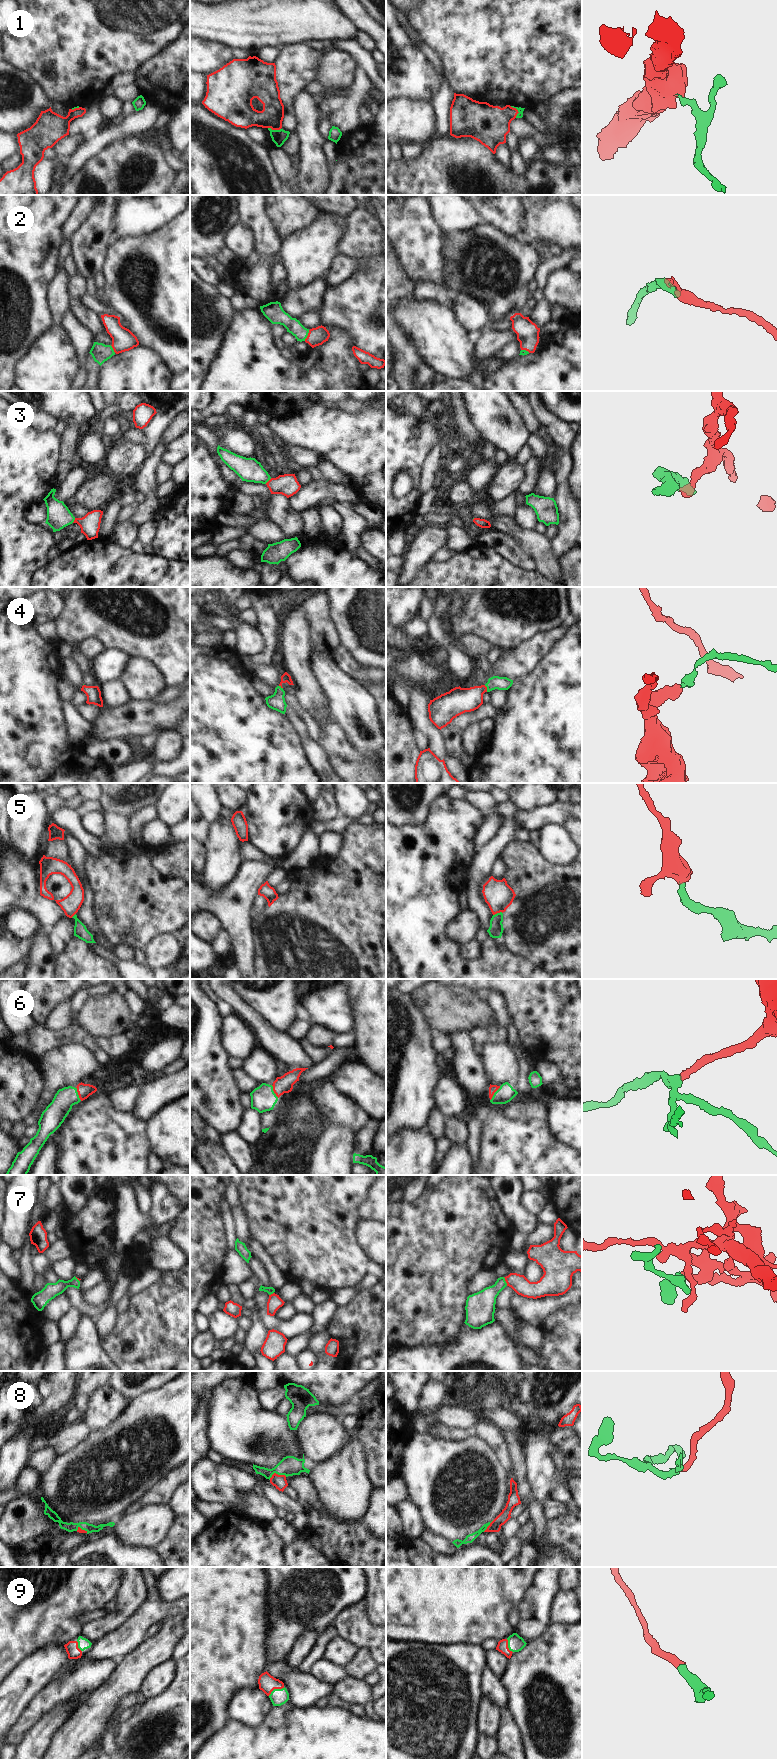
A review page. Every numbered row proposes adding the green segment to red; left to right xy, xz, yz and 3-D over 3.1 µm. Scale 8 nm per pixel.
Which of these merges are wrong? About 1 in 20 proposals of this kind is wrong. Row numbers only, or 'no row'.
no row

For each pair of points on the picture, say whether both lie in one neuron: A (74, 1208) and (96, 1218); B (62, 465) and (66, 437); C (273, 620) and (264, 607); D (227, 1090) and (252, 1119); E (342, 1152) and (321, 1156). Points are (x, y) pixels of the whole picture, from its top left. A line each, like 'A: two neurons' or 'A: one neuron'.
A: two neurons
B: one neuron
C: one neuron
D: two neurons
E: one neuron

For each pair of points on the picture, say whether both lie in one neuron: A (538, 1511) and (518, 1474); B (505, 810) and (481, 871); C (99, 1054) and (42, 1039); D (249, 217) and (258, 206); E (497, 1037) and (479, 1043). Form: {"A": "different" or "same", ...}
{"A": "same", "B": "same", "C": "same", "D": "same", "E": "same"}

